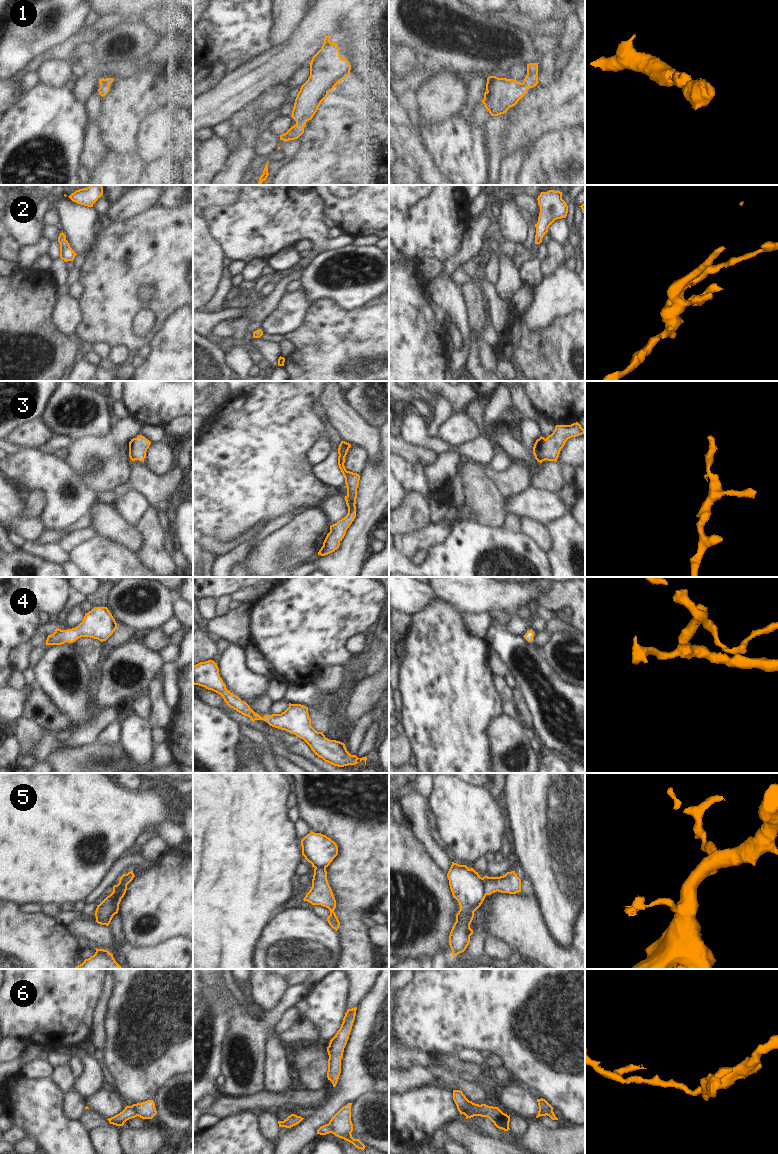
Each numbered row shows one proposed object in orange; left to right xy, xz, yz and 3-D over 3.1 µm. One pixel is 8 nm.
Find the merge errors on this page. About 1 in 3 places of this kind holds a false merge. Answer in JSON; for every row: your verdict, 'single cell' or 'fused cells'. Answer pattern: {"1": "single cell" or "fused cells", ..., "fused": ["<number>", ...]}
{"1": "single cell", "2": "single cell", "3": "single cell", "4": "single cell", "5": "fused cells", "6": "fused cells", "fused": ["5", "6"]}

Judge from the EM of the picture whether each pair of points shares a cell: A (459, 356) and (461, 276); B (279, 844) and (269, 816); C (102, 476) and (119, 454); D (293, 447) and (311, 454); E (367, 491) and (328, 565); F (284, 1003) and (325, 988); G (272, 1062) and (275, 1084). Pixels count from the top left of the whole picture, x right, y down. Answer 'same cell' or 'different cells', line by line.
A: different cells
B: same cell
C: same cell
D: different cells
E: same cell
F: different cells
G: same cell

